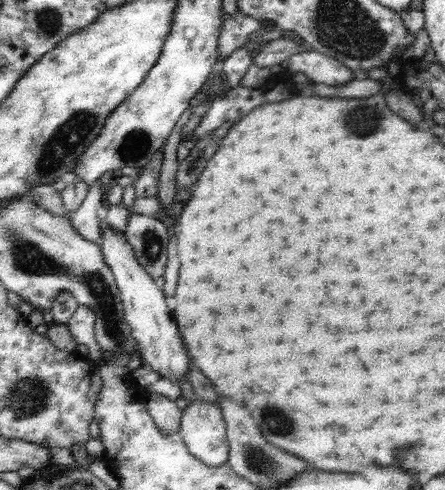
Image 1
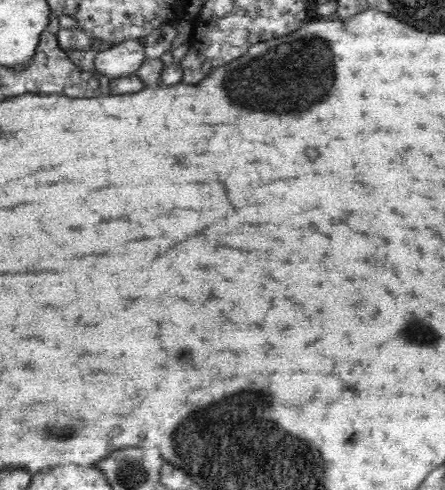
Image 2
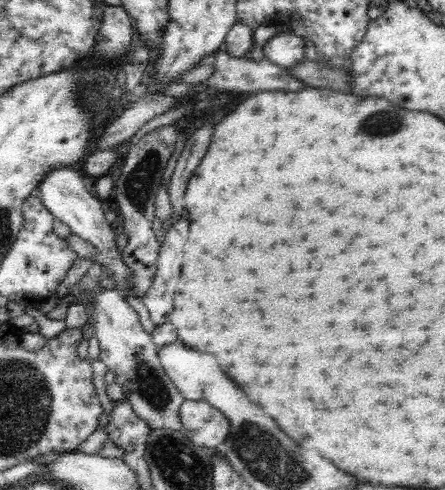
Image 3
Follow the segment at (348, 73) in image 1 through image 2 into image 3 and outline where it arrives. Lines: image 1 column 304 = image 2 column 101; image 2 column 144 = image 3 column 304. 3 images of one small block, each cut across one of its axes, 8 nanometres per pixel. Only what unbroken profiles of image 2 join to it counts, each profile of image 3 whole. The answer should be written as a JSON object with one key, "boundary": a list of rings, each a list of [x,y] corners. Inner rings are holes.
{"boundary":[[[277,34],[273,36],[265,48],[263,48],[263,56],[279,66],[283,66],[285,70],[289,68],[297,68],[299,64],[305,64],[305,40],[303,36],[297,34]]]}

